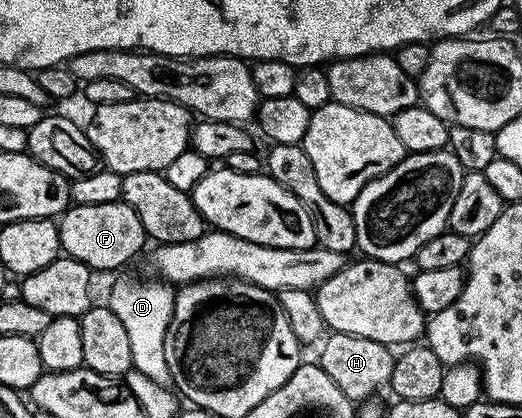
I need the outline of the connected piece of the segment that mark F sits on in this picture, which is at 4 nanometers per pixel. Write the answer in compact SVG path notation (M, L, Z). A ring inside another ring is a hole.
M122 200L110 204L72 204L59 215L60 248L67 257L86 264L93 272L124 266L146 243L142 220Z

